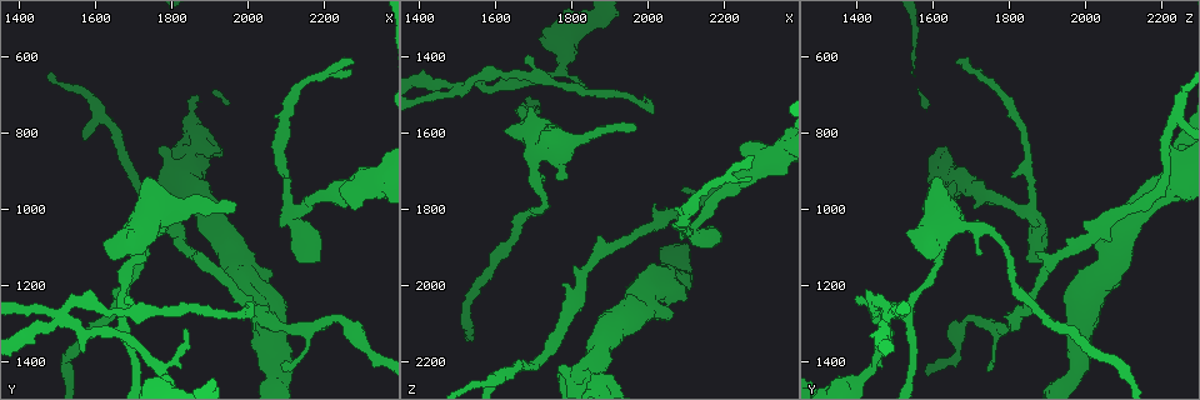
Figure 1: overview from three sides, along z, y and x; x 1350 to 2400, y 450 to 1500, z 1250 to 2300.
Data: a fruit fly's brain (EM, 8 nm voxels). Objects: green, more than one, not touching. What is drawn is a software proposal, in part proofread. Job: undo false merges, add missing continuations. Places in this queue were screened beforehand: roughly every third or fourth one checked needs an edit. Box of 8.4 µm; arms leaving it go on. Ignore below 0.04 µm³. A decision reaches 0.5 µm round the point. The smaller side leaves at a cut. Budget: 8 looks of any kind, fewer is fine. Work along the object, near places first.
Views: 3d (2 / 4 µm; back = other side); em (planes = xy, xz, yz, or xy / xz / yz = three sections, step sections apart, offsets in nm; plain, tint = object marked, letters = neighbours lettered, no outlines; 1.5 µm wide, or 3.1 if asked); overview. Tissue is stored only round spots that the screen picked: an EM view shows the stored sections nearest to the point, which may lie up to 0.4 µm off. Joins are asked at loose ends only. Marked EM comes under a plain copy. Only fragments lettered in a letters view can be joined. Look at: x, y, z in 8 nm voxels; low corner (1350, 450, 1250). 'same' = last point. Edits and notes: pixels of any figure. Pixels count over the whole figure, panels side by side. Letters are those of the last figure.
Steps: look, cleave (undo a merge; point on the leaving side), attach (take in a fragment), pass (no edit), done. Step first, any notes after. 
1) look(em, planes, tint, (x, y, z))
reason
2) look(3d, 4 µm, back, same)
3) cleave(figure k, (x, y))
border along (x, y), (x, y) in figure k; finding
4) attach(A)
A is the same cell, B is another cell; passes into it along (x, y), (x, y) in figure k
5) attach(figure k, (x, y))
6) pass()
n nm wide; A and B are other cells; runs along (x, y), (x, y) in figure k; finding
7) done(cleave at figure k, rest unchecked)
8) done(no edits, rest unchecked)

look(em, xz, step 8, tint, (1690, 1160, 1605))
sudden change in width

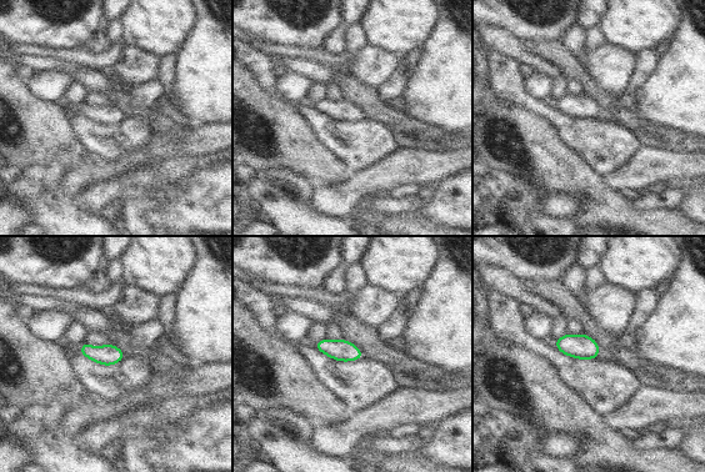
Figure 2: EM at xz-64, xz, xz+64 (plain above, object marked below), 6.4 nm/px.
look(em, planes, letters, same)

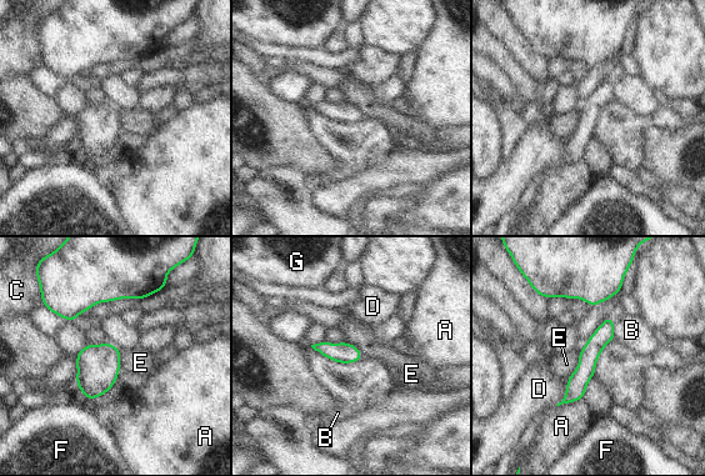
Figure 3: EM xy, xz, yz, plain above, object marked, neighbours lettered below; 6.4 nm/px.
pass()
120 nm wide; A, B, C, D, E, F and G are other cells; border along (579, 350), (578, 367), (566, 379) in figure 3; one cell here

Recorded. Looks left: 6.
look(em, xz, step 8, tint, (1515, 1280, 1480))

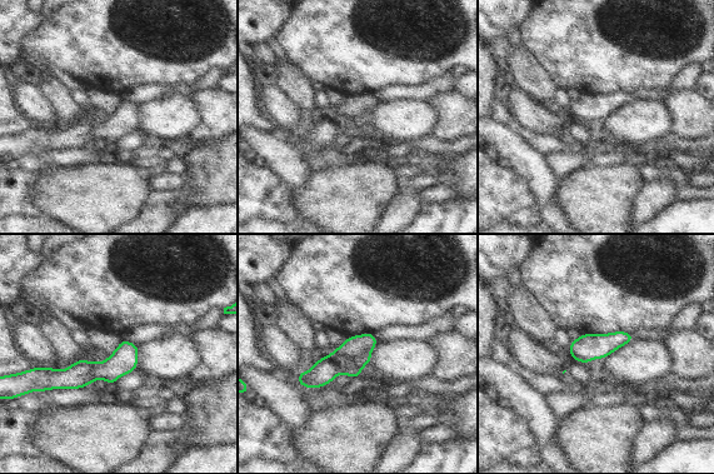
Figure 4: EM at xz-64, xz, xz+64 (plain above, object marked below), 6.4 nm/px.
look(em, planes, letters, same)
cut it another way

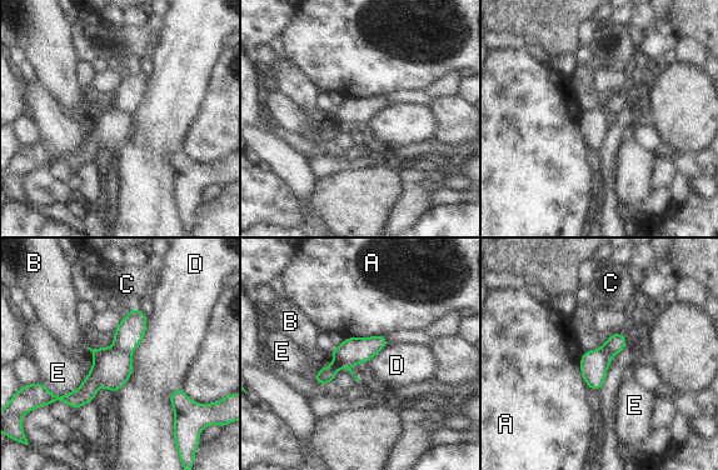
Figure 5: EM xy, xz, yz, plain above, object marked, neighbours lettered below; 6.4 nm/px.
cleave(figure 5, (111, 368))
D touches over 550 nm; A, B, C, D and E are other cells; border along (111, 346), (130, 354) in figure 5; a second cell is stuck on

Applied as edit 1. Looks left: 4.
look(overview)
see it whole again

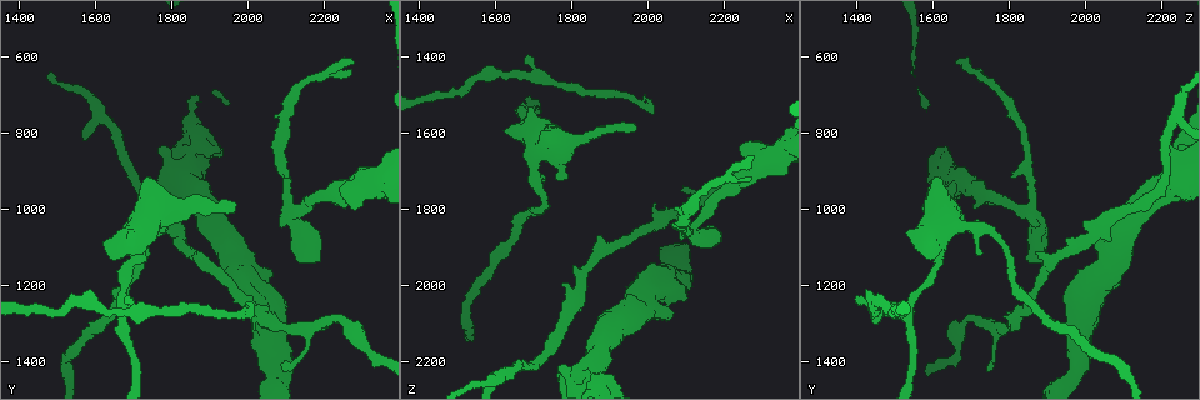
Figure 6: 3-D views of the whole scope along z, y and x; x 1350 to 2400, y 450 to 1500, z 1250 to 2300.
look(em, planes, letters, (2070, 1175, 2080))
stops while still wide

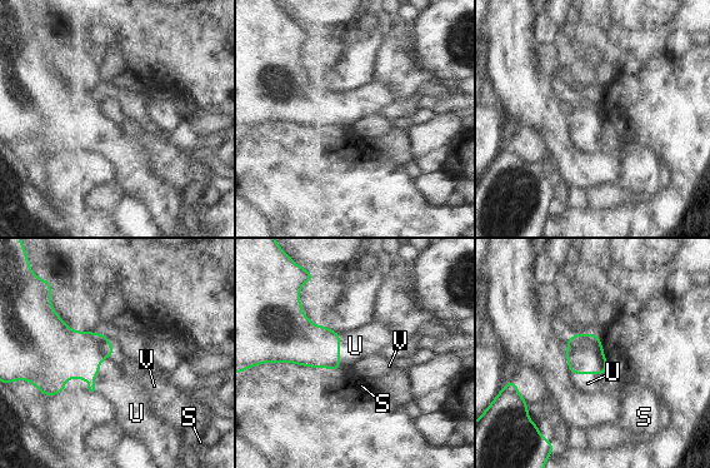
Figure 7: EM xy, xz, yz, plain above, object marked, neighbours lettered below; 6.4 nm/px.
attach(U)
U is the same cell, S and V are other cells; it goes on there

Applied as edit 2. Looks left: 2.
done(cleave at figure 5, attach at figure 7, rest unchecked)

